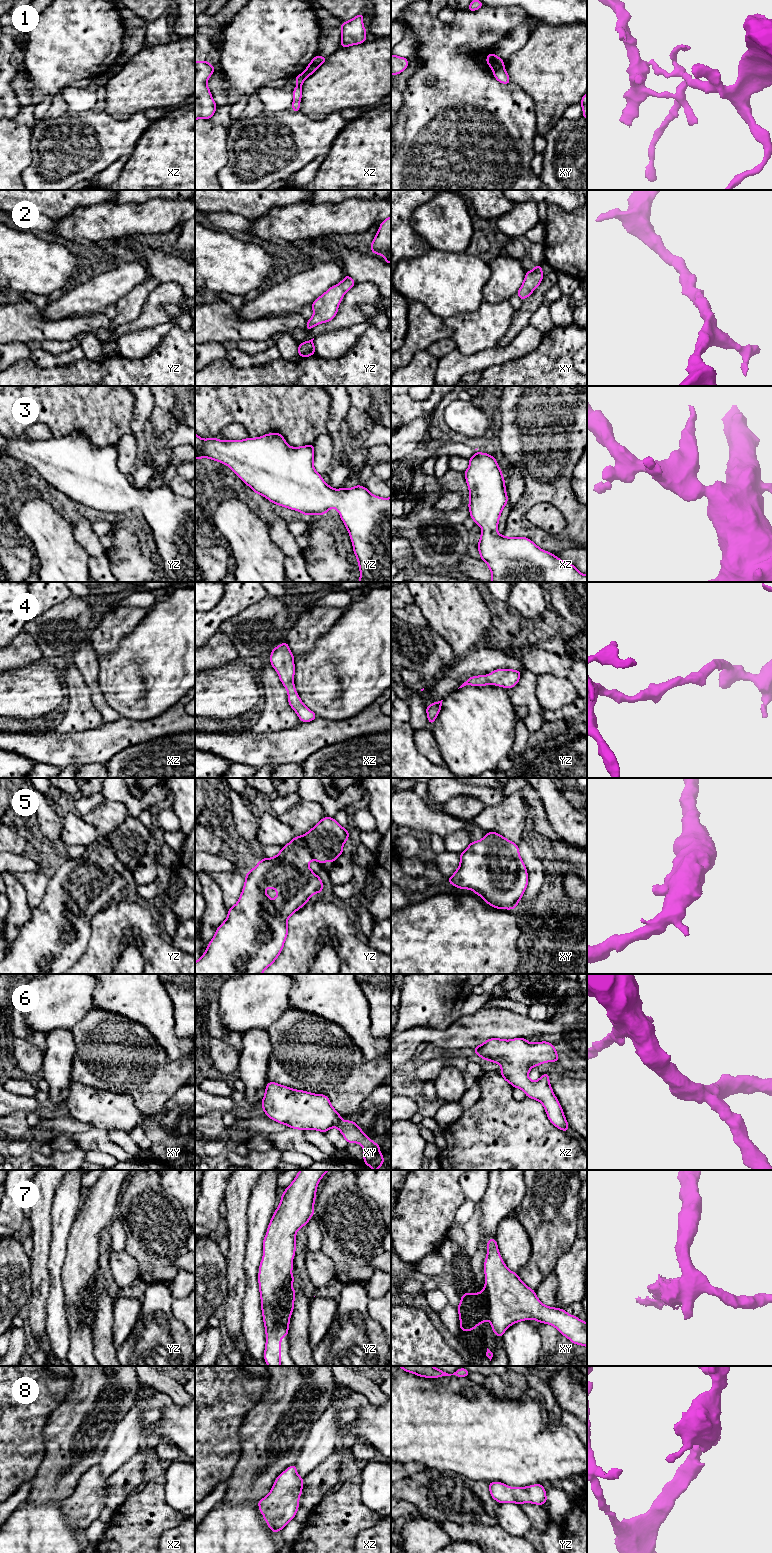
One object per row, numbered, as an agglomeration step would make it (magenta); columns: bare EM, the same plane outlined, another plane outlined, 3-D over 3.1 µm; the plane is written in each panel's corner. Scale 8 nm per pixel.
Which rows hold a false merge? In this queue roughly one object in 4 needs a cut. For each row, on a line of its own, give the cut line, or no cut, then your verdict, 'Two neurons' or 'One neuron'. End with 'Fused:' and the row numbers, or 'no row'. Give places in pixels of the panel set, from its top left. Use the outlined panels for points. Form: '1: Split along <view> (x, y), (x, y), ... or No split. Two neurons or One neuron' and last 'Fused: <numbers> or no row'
1: Split along xy (503, 66), (493, 70). Two neurons
2: No split. One neuron
3: No split. One neuron
4: No split. One neuron
5: No split. One neuron
6: No split. One neuron
7: No split. One neuron
8: No split. One neuron
Fused: 1

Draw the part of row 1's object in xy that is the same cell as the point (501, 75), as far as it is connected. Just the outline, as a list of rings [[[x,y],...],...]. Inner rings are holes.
[[[504,67],[499,68],[497,70],[493,70],[493,76],[500,83],[503,83],[503,84],[506,84],[506,85],[511,84],[510,79],[509,79],[509,75],[506,72],[506,70],[504,69]]]

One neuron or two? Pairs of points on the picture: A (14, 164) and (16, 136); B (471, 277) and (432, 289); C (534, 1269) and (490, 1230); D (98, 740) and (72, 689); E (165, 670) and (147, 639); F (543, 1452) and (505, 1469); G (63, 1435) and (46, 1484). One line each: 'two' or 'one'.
A: one
B: one
C: two
D: two
E: one
F: one
G: one

